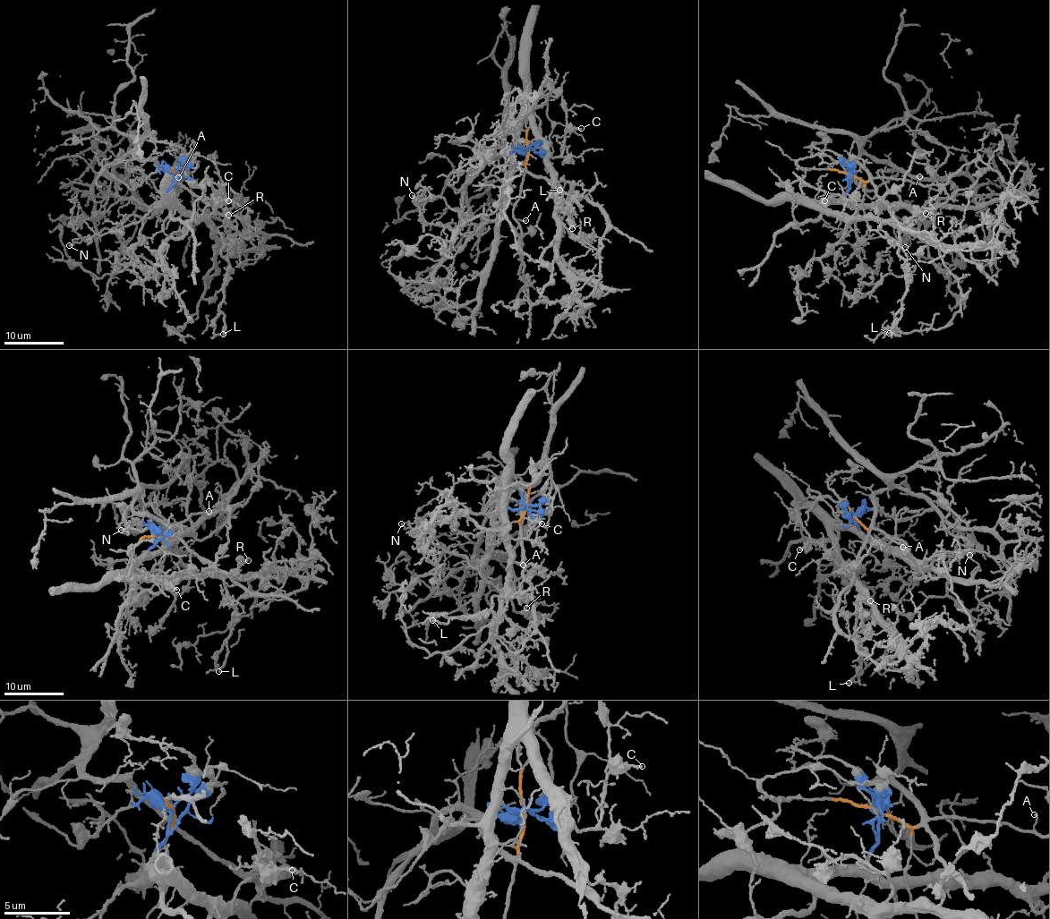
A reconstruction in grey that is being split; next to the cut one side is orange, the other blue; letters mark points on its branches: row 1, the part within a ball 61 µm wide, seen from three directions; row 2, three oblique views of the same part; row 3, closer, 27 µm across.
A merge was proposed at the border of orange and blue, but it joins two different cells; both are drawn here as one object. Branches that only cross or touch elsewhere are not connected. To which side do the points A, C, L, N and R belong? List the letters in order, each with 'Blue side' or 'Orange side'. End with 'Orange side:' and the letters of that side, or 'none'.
A: Orange side
C: Blue side
L: Blue side
N: Blue side
R: Blue side
Orange side: A

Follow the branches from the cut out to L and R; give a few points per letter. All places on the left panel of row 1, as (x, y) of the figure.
L: (174, 174), (166, 199), (191, 216), (206, 220), (223, 244), (228, 282), (219, 310), (222, 335)
R: (174, 174), (173, 187), (166, 199), (176, 208), (220, 226), (228, 216)

